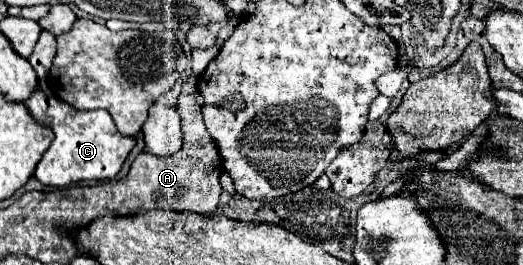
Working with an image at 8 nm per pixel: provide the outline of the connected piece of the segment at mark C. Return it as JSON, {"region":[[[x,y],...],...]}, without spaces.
{"region":[[[40,86],[25,104],[34,119],[42,125],[50,126],[56,136],[34,172],[34,176],[42,184],[62,188],[84,180],[112,180],[120,172],[128,152],[136,144],[134,138],[120,136],[108,112],[102,112],[100,108],[86,112],[74,110],[64,100],[58,100],[58,96],[46,96]]]}

